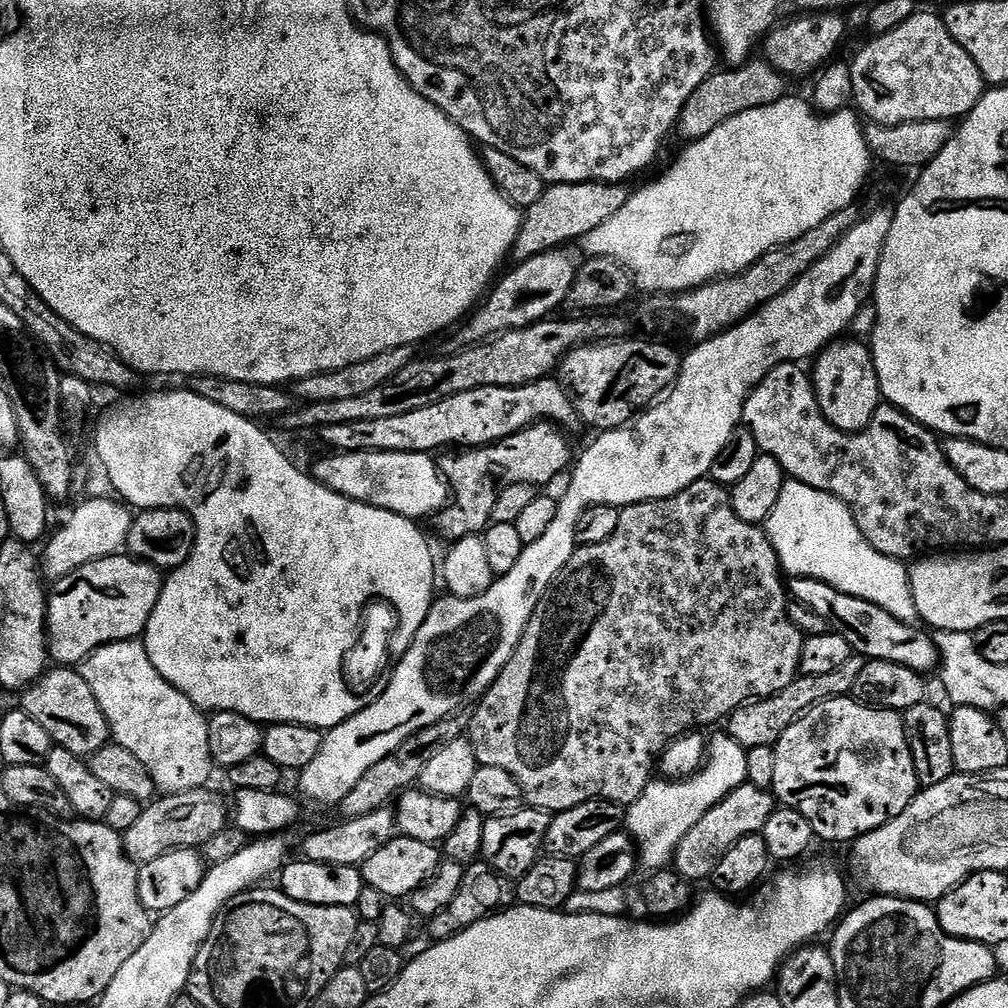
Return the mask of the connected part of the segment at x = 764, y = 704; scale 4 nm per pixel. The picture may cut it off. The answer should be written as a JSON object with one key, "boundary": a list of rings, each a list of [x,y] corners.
{"boundary":[[[854,654],[850,658],[850,662],[843,664],[839,670],[833,670],[831,674],[799,675],[794,683],[786,686],[786,690],[773,696],[757,698],[743,704],[740,708],[735,708],[726,721],[727,735],[732,736],[734,742],[738,742],[746,750],[749,748],[772,748],[782,738],[784,731],[794,721],[800,719],[804,713],[809,712],[815,704],[847,697],[865,662],[865,657]]]}

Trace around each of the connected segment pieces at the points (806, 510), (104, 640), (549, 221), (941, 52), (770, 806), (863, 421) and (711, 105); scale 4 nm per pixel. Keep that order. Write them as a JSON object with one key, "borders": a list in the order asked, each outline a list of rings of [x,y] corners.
{"borders":[[[[785,479],[778,506],[774,506],[766,521],[766,531],[780,559],[781,569],[789,577],[821,580],[854,598],[882,606],[882,610],[894,614],[903,624],[917,623],[909,569],[901,561],[874,550],[858,530],[848,505],[838,498],[814,490],[814,486]]],[[[127,554],[95,560],[55,581],[47,593],[49,657],[60,666],[78,666],[102,646],[137,639],[148,627],[164,581],[161,569]]],[[[591,180],[581,184],[549,184],[542,198],[523,213],[518,238],[510,253],[513,261],[529,260],[543,252],[563,249],[571,240],[583,241],[590,230],[598,230],[602,222],[610,222],[622,206],[626,206],[630,192],[624,184],[599,184]]],[[[917,10],[901,25],[880,35],[873,35],[869,44],[850,60],[854,90],[852,98],[859,115],[865,121],[882,126],[898,126],[902,122],[923,120],[959,121],[974,110],[984,96],[986,81],[978,70],[974,58],[954,42],[950,30],[946,30],[943,19],[932,12]]],[[[747,782],[738,786],[733,792],[726,794],[722,802],[710,806],[710,810],[706,810],[706,814],[702,814],[702,818],[694,822],[690,834],[682,838],[674,857],[676,871],[693,882],[707,881],[718,866],[722,854],[726,854],[726,850],[730,850],[734,842],[738,842],[743,836],[763,833],[766,821],[769,820],[770,814],[776,812],[777,807],[778,801],[769,789],[759,788]]],[[[837,338],[819,352],[814,363],[810,368],[812,389],[826,419],[843,432],[860,432],[870,426],[870,418],[874,418],[882,403],[871,347],[856,338]]],[[[753,58],[746,64],[732,66],[724,71],[728,72],[713,72],[706,82],[702,82],[702,86],[698,86],[698,90],[694,90],[694,94],[690,94],[690,102],[686,102],[678,125],[678,136],[684,142],[706,138],[706,134],[710,134],[710,130],[718,130],[722,122],[730,122],[730,118],[738,114],[758,110],[758,106],[770,106],[786,94],[785,77],[763,58]]]]}

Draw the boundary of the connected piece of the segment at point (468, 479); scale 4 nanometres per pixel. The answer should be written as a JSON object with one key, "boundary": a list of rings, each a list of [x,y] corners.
{"boundary":[[[537,422],[520,432],[510,434],[497,444],[486,444],[483,448],[468,448],[453,460],[443,461],[442,471],[450,485],[454,502],[435,517],[434,523],[440,527],[448,542],[455,542],[467,536],[480,536],[492,519],[496,496],[515,484],[543,486],[555,476],[569,471],[574,460],[572,448],[557,425]]]}

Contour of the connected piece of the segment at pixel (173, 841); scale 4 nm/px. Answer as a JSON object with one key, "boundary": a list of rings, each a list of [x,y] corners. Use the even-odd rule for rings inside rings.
{"boundary":[[[207,787],[189,792],[179,792],[173,796],[167,794],[151,801],[141,811],[138,822],[130,826],[130,830],[123,833],[124,851],[135,864],[142,865],[154,862],[164,852],[179,848],[199,849],[218,830],[222,830],[229,823],[230,808],[216,792],[208,792]]]}

